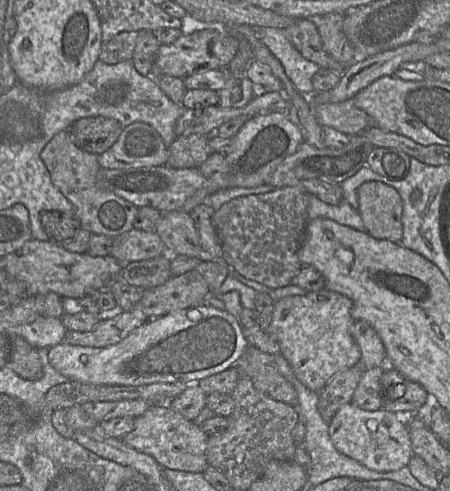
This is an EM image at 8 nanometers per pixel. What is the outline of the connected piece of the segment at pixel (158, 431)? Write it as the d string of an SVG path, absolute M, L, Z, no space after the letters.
M157 404L135 419L134 428L122 440L129 447L154 458L165 469L203 473L209 466L206 455L209 438L193 421L174 412L168 404Z

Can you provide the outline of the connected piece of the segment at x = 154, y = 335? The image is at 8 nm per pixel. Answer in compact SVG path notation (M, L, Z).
M198 305L149 319L122 341L108 347L57 344L49 348L48 359L53 368L71 381L86 384L191 385L236 365L248 346L243 329L232 314Z

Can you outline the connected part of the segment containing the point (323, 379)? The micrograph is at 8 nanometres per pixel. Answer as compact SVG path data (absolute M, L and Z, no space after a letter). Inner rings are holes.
M327 288L307 292L302 296L285 297L274 303L269 332L276 337L280 353L291 365L296 377L310 390L320 393L337 373L360 364L360 348L351 334L351 327L355 322L352 317L352 308L353 303L348 297Z

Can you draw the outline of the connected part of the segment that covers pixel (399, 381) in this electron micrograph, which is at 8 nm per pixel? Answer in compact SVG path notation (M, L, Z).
M396 369L385 370L380 378L381 409L398 415L415 414L426 402L428 392Z

